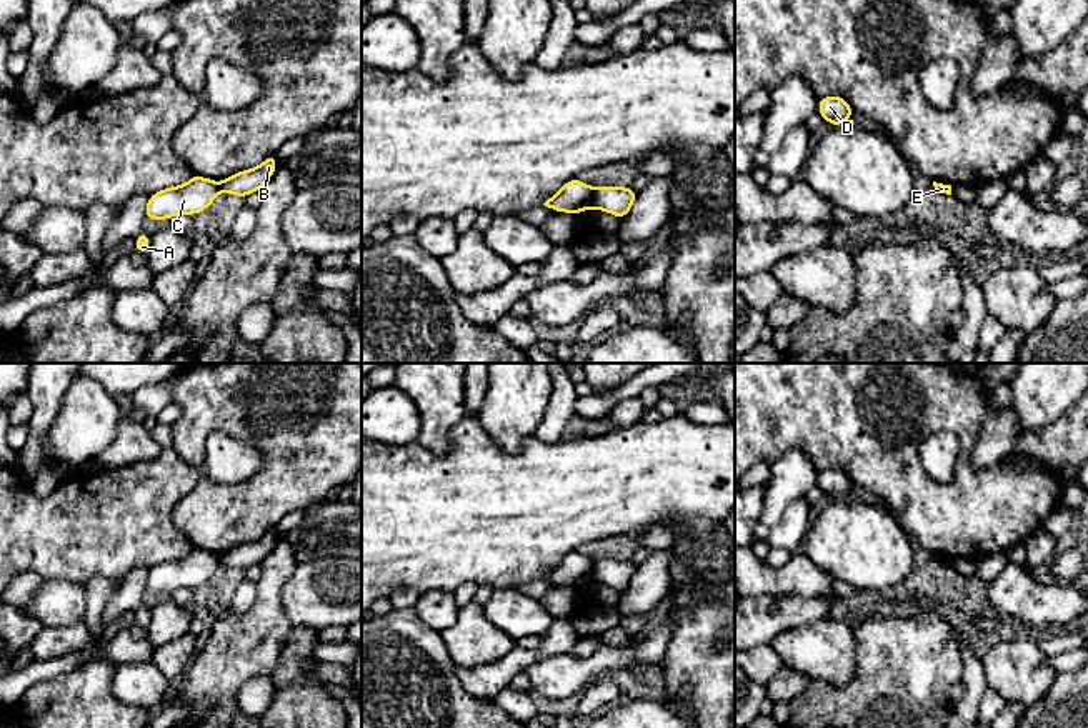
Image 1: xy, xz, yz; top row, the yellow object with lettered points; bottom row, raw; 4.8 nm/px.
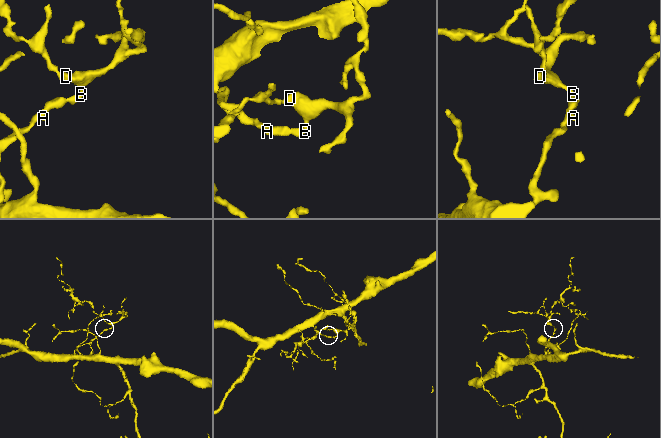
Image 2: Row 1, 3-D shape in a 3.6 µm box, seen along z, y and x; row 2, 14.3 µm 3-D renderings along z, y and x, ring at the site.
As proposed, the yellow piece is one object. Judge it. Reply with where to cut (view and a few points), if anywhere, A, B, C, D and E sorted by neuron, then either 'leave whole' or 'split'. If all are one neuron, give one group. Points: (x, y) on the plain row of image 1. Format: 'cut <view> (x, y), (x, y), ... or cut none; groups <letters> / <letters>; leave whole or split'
cut xz (592, 563), (593, 578); groups A C E / B D; split

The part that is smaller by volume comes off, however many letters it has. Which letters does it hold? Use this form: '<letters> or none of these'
B, D

